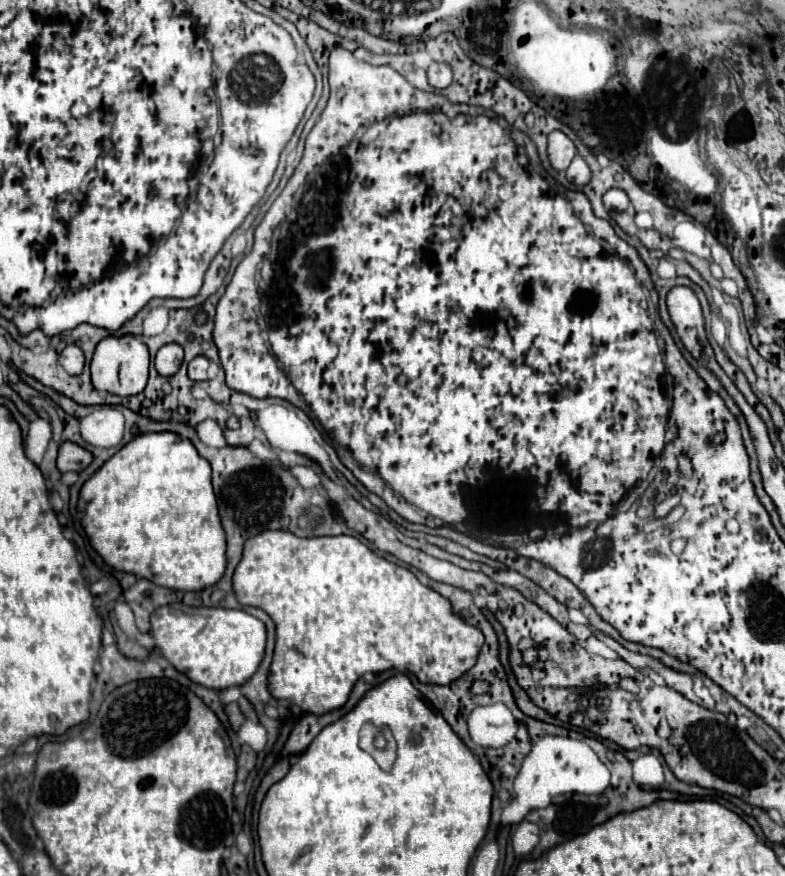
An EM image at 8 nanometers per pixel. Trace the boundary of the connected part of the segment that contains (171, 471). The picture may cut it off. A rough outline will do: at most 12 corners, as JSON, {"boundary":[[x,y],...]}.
{"boundary":[[138,434],[82,486],[108,566],[200,592],[226,570],[210,466]]}

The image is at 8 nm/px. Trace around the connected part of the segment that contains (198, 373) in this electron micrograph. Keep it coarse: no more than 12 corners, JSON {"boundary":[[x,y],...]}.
{"boundary":[[196,356],[188,364],[188,376],[196,382],[208,378],[208,358]]}

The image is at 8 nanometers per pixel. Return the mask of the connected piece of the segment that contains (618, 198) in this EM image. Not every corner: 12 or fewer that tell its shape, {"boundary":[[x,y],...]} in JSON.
{"boundary":[[610,188],[604,194],[608,212],[624,212],[630,206],[624,190]]}

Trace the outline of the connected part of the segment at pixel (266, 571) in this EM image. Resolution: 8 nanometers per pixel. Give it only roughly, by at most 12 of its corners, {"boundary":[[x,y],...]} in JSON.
{"boundary":[[264,530],[234,572],[276,624],[274,698],[464,676],[452,602],[354,536]]}

